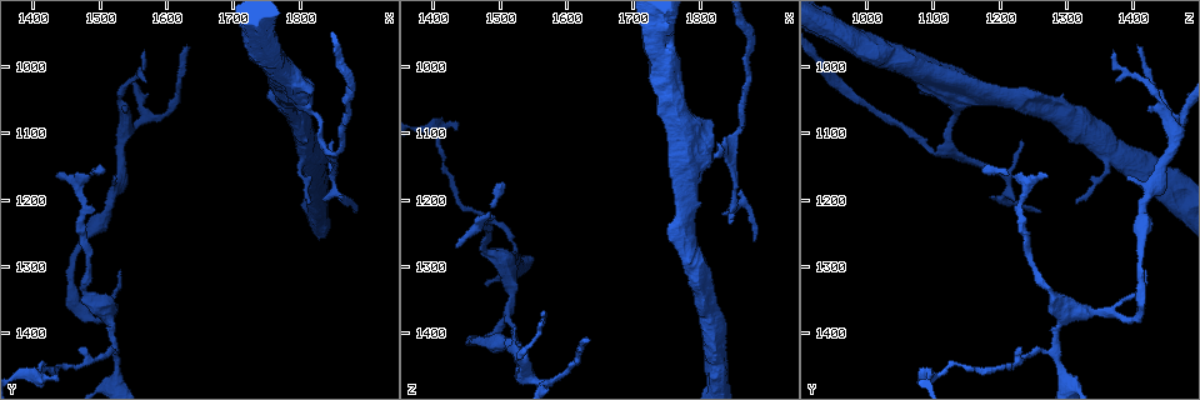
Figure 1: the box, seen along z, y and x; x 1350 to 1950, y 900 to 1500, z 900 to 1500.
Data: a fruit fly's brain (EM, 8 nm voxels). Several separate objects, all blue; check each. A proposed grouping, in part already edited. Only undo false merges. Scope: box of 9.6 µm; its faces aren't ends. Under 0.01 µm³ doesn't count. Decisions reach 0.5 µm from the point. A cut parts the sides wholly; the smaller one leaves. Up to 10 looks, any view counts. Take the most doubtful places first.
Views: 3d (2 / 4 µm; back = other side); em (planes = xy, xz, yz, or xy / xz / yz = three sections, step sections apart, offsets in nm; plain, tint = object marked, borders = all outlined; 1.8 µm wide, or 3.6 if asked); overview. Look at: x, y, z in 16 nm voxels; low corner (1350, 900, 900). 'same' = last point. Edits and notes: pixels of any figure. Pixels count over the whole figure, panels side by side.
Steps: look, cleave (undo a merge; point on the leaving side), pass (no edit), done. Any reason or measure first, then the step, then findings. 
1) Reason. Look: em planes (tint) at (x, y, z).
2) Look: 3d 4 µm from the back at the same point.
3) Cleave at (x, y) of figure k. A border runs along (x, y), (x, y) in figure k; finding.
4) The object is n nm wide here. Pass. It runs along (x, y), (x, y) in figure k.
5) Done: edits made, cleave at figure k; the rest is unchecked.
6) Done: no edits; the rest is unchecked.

Four or more arms meet. Look: em planes (tint) at (1535, 1095, 1465).

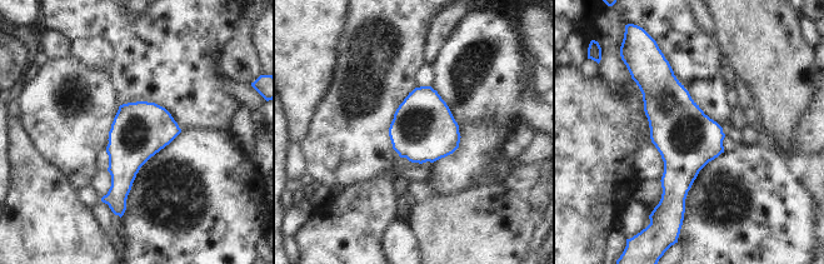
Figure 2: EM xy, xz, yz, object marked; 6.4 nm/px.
Pass. All the same neuron.

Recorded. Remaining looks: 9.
Three-way junction. Look: em xy step 4 (tint) at (1525, 1430, 1280).

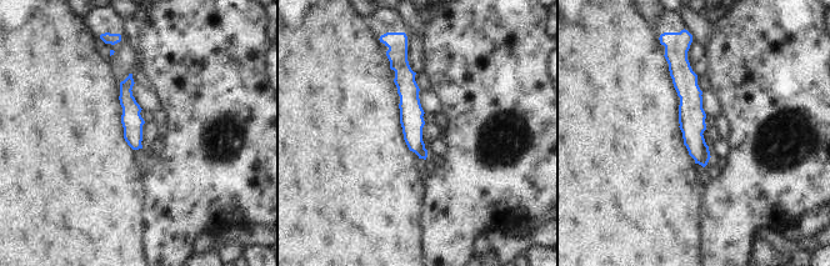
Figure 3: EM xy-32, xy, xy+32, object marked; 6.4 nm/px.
Look: em planes (tint) at the same point.

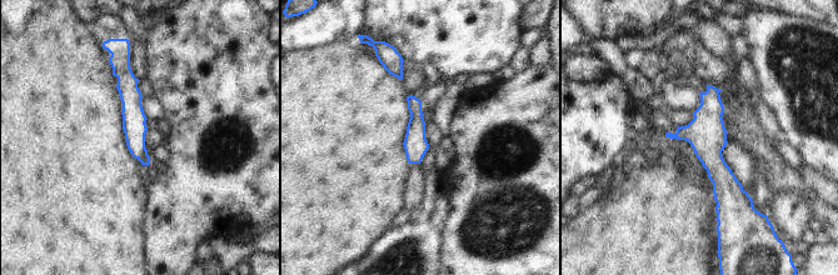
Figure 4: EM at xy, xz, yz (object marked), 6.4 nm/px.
The object is 150 nm wide here. Pass. It runs along (709, 89), (719, 209) in figure 4; one neuron here.

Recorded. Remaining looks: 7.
Sharp bend. Look: 3d 2 µm at (1410, 1460, 1095).

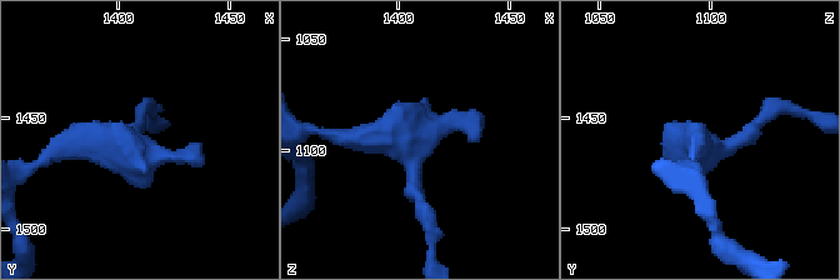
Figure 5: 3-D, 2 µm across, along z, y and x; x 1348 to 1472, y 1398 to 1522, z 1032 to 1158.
Look: em 3.6 µm xz step 4 (plain) at (1405, 1463, 1100).

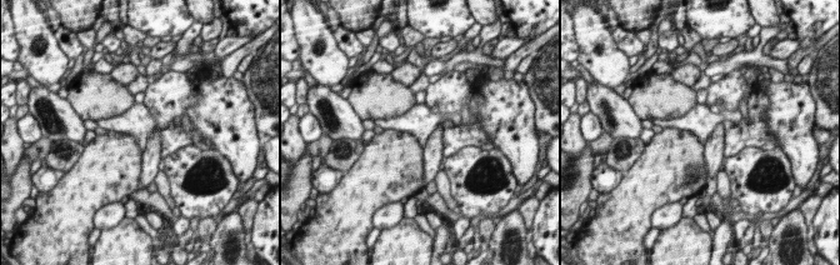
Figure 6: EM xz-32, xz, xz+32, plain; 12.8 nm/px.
With the object marked. Look: em 3.6 µm xz step 4 (tint) at the same point.

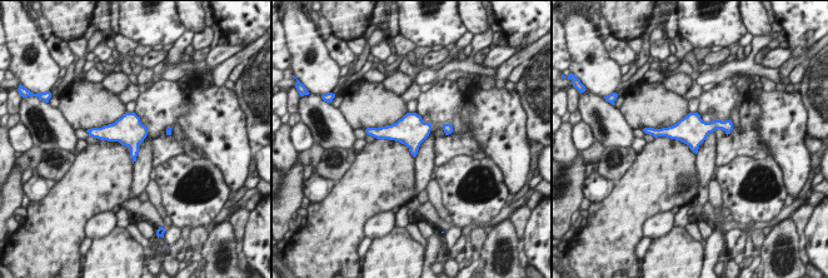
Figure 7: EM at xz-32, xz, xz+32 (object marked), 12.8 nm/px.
Pass. Continuous, no second neuron.

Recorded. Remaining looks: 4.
Branch point. Look: 3d 2 µm at (1835, 1120, 1125).

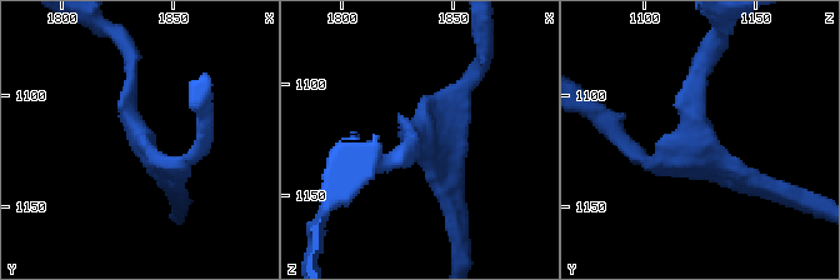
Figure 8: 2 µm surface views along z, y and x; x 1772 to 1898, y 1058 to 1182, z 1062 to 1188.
Shape alone is not enough. Look: em planes (tint) at (1835, 1117, 1122).

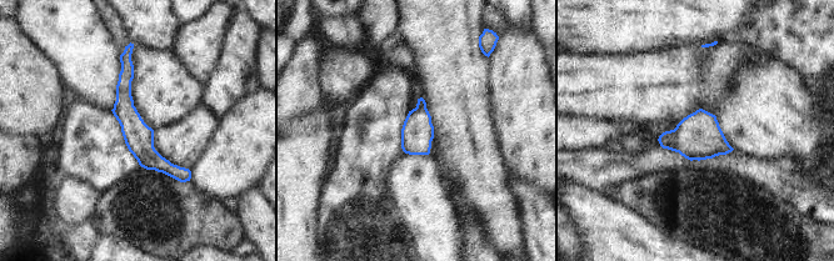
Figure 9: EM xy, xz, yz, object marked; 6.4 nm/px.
Pass. It runs along (124, 56), (140, 144), (186, 177) in figure 9; continuous, no second neuron.

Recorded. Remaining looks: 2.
Done: no edits; the rest is unchecked.

